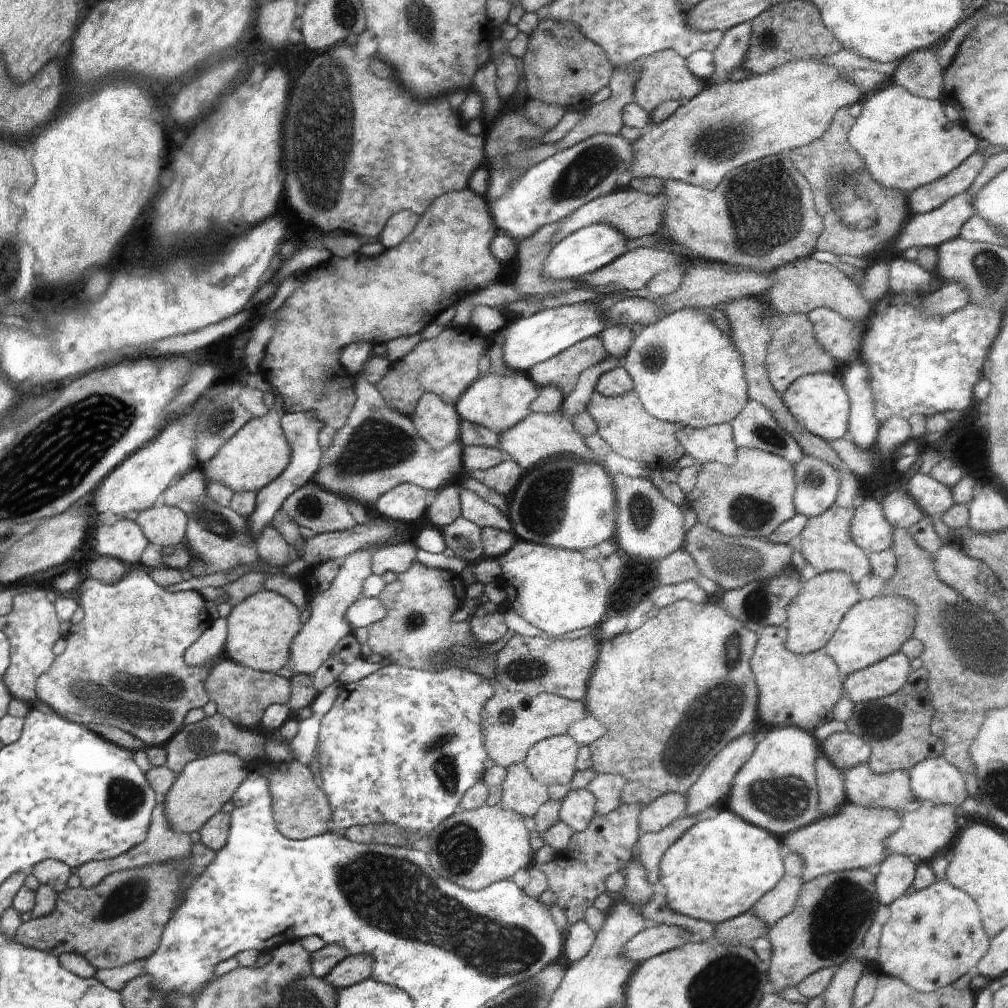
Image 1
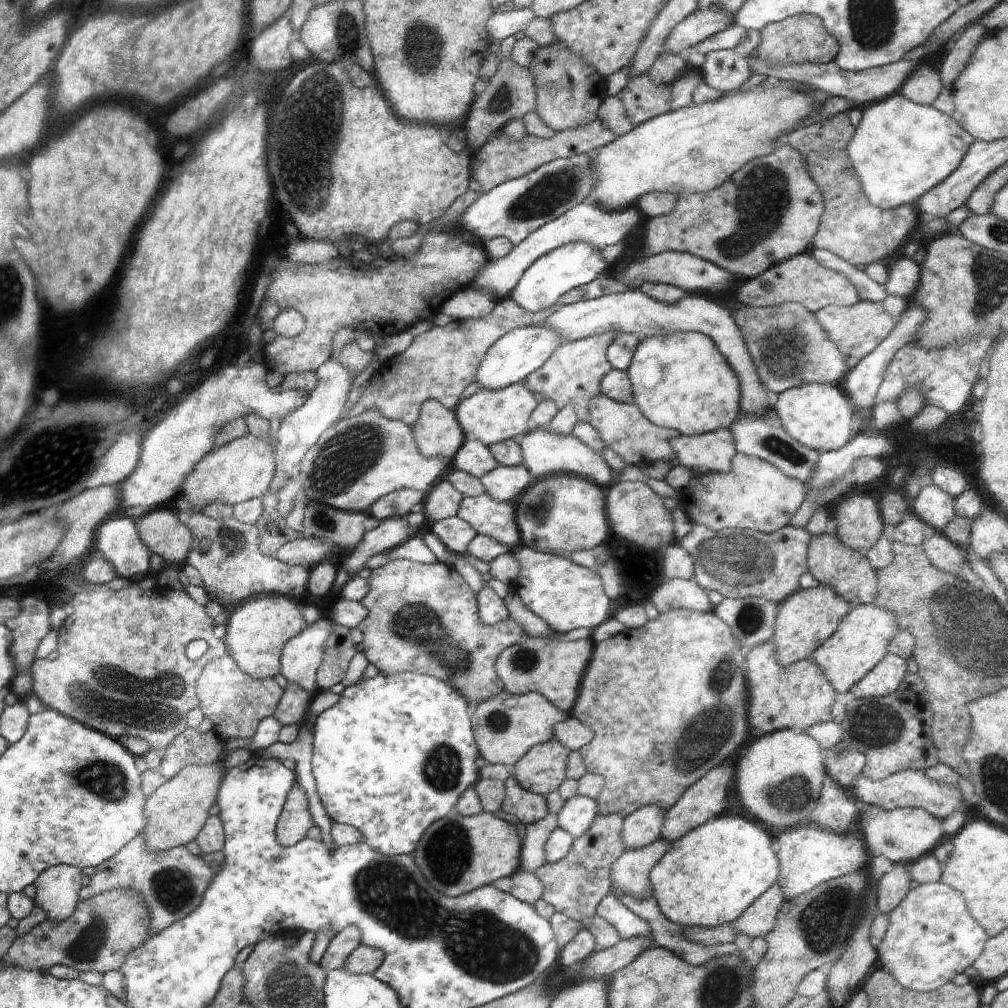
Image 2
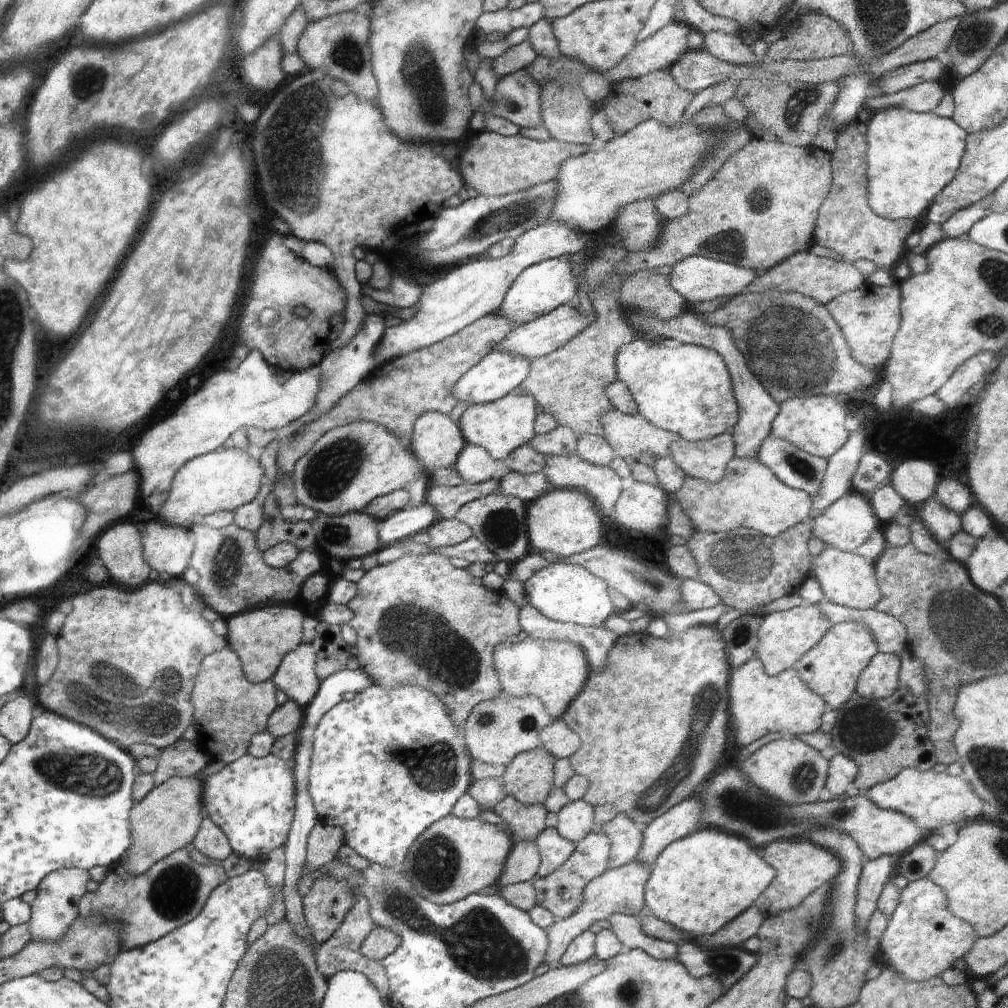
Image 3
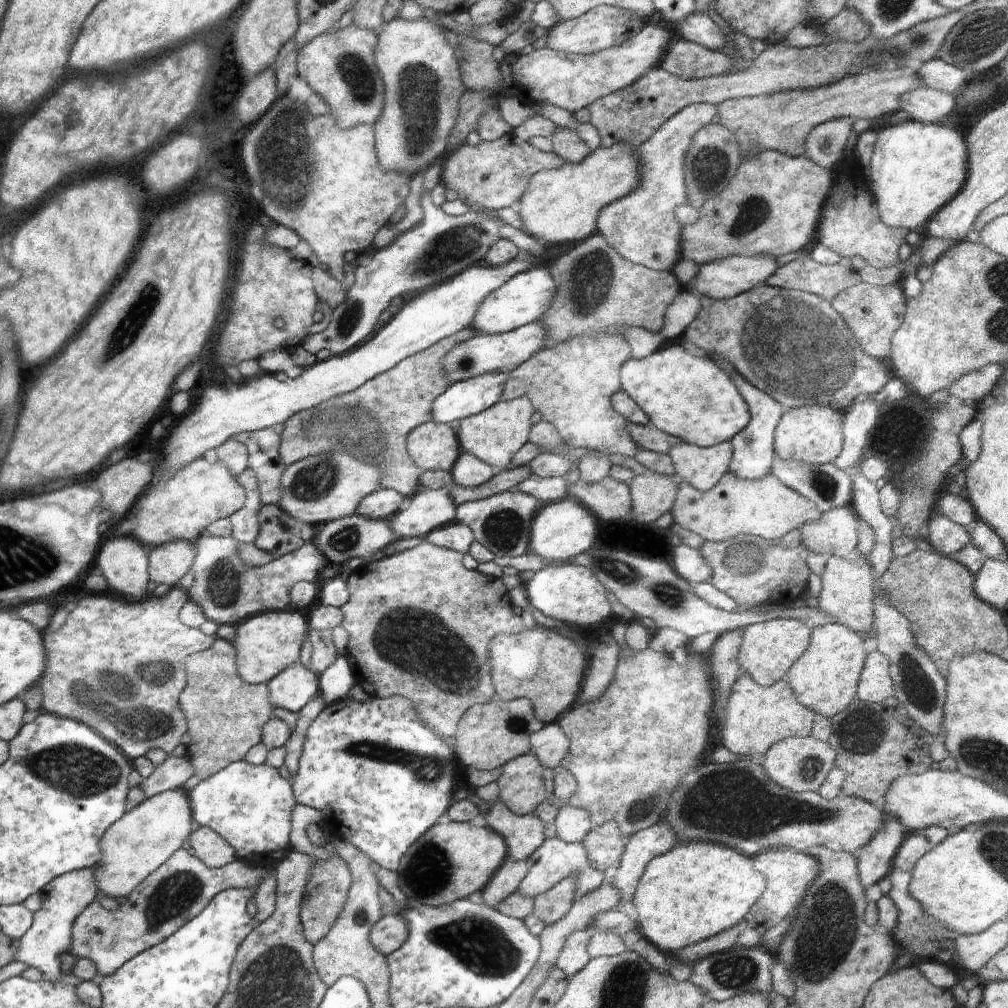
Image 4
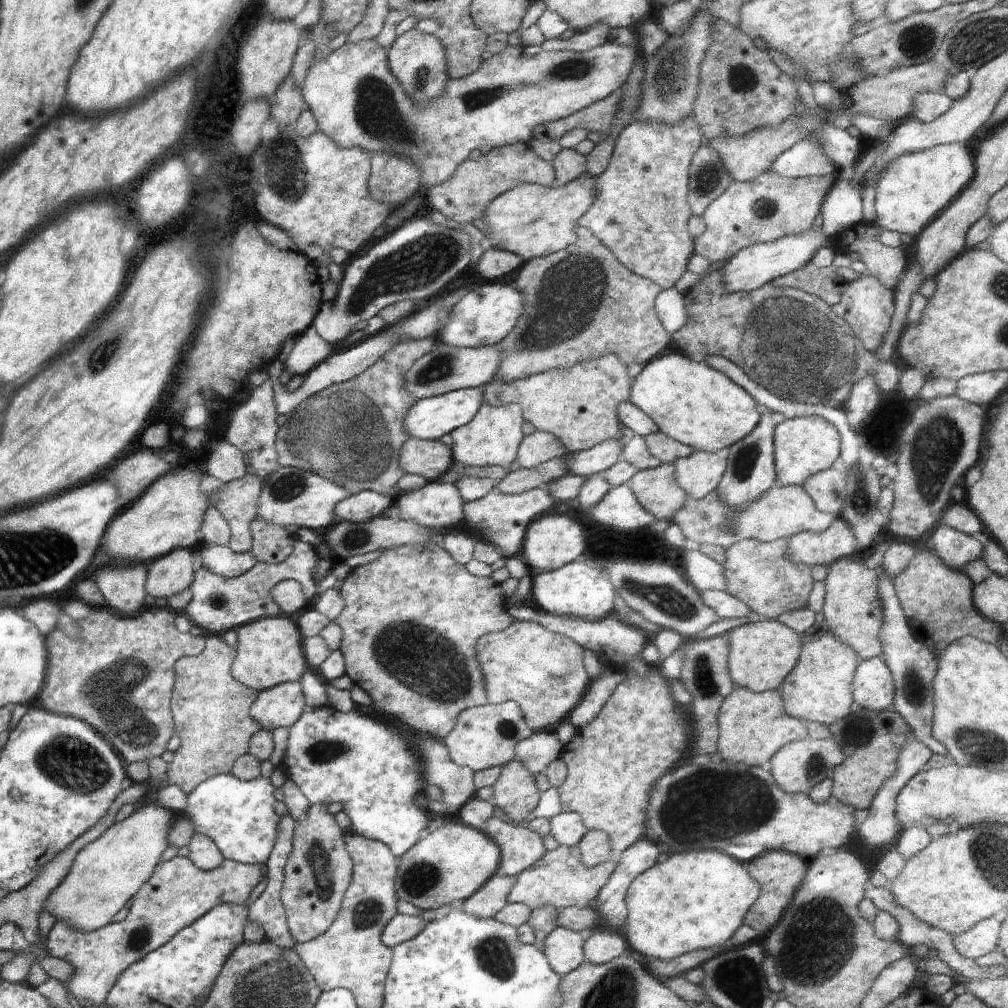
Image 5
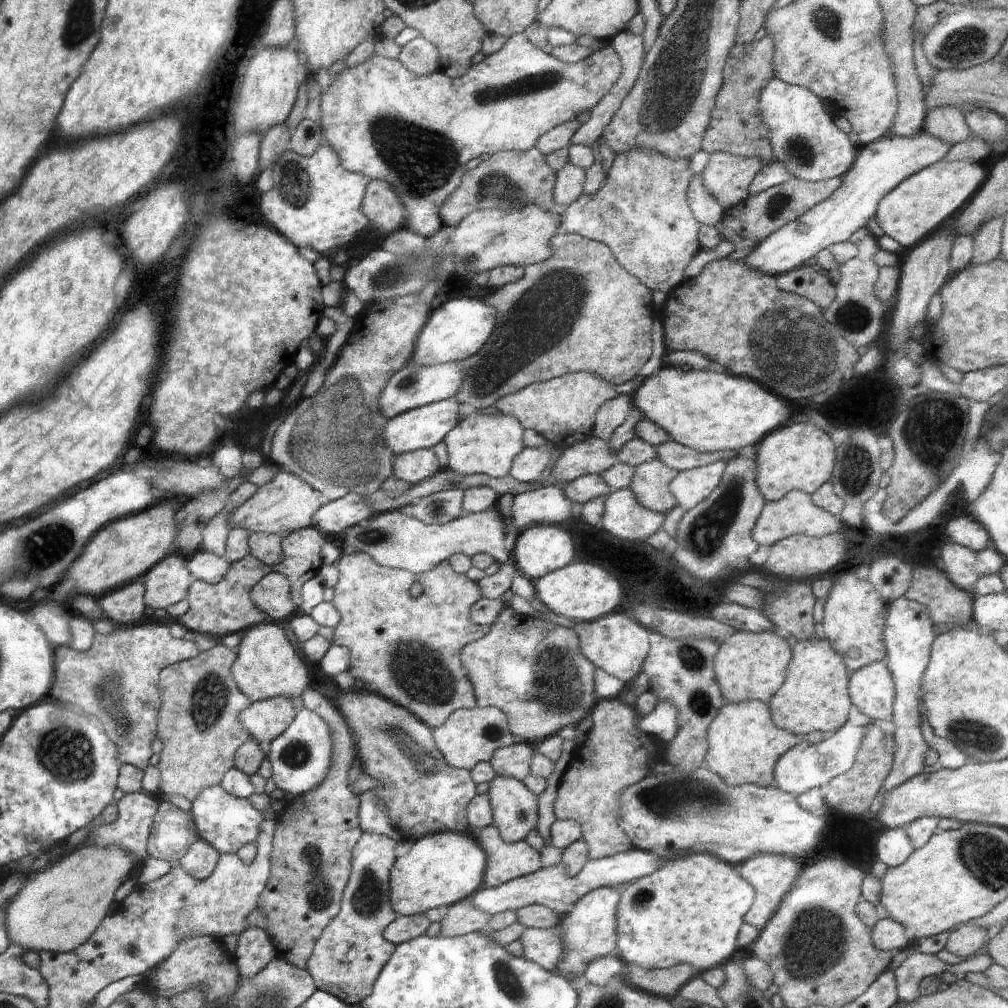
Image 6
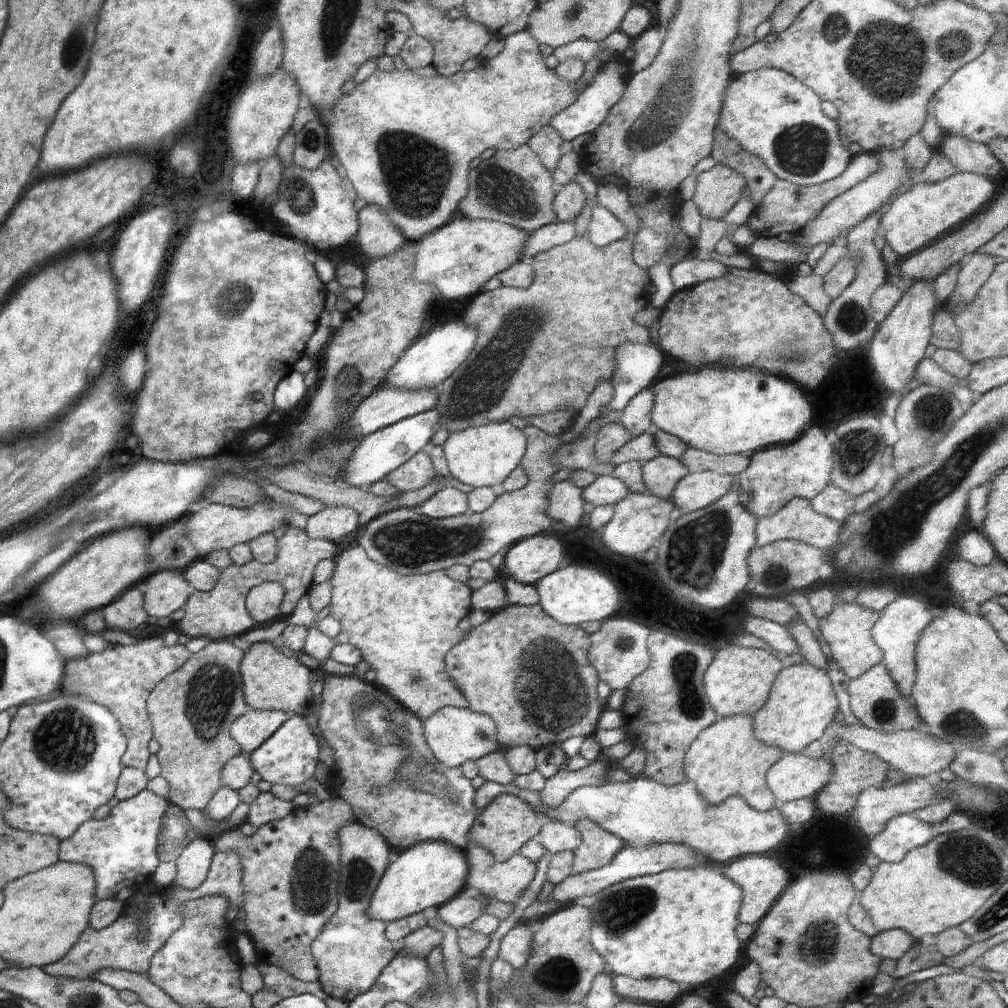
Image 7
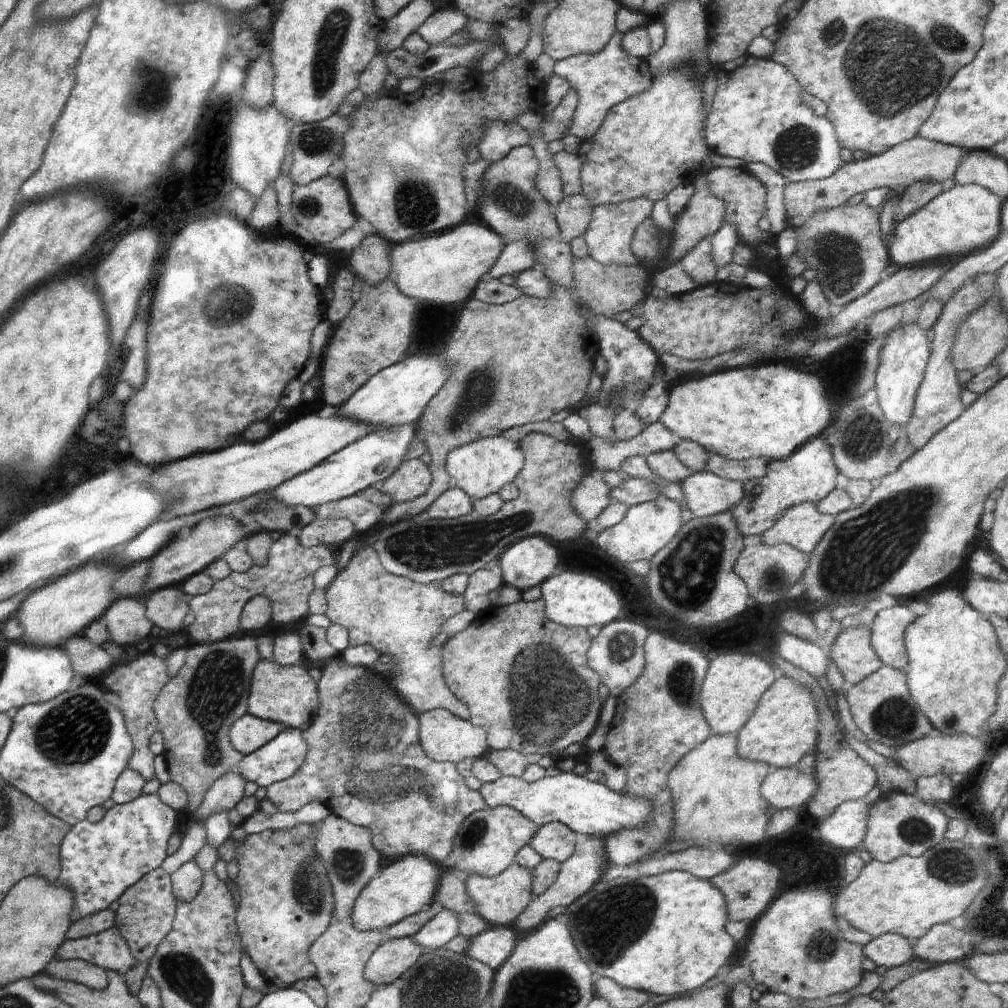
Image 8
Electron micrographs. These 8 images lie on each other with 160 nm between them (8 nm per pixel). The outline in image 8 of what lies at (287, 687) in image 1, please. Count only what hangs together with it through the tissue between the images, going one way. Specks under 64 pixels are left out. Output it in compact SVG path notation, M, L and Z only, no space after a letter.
M234 636L215 643L192 644L186 657L186 664L178 670L171 682L164 686L156 698L156 716L159 729L164 736L163 756L172 782L181 786L187 794L187 812L193 815L203 804L208 790L228 771L236 770L243 760L231 743L229 732L232 723L250 710L247 708L251 694L251 680L254 668L262 658L258 650L258 638Z

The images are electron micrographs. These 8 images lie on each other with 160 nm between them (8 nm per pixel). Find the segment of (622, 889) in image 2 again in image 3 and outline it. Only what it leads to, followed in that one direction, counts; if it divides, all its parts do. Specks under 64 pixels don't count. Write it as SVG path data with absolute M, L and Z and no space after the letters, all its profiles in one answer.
M632 861L619 867L610 867L600 876L593 878L584 887L582 906L567 919L557 919L551 928L547 930L549 947L542 971L560 966L560 957L568 944L570 944L570 941L581 932L588 931L593 922L608 920L614 913L639 915L646 911L645 884L650 878L651 868L652 866L649 867L646 863Z

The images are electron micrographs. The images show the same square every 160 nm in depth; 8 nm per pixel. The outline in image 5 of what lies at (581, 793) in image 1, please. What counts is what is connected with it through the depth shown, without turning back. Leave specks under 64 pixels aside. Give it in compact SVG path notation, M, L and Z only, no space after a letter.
M561 811L553 816L549 823L551 824L552 836L556 842L567 847L576 847L588 831L579 812Z

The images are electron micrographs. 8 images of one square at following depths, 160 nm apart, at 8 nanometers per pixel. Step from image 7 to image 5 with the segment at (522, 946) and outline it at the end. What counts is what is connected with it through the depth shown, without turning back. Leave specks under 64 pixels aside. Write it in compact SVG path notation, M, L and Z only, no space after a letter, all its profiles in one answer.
M556 927L544 940L544 954L555 971L564 976L584 962L585 938L573 930Z

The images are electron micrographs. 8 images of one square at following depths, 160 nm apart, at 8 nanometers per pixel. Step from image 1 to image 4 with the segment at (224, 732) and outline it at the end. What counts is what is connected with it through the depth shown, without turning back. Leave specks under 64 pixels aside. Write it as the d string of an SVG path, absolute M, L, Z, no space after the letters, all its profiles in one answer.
M167 753L162 764L155 766L154 772L142 780L140 786L147 797L168 789L183 789L184 782L193 775L193 766L188 756L174 756Z

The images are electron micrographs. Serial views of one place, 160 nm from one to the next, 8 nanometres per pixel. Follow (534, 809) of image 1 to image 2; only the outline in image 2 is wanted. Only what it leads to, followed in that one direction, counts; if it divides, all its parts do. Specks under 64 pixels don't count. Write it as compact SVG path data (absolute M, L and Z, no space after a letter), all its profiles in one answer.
M515 778L505 780L505 797L501 810L514 814L523 824L539 822L548 811L548 796L524 788Z

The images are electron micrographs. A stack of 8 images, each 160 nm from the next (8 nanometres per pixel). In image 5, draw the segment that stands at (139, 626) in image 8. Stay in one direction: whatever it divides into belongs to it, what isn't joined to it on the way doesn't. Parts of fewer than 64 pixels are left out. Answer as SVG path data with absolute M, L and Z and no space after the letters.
M146 565L104 566L98 574L98 590L110 608L118 615L138 614L146 600L144 584Z

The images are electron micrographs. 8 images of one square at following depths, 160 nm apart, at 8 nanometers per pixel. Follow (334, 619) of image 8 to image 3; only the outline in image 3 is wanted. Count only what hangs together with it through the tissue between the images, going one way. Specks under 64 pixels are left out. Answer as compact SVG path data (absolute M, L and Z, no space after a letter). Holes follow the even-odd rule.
M428 553L425 555L418 556L402 556L400 560L396 560L396 562L392 562L392 564L388 563L385 565L374 566L372 569L367 570L363 578L357 582L358 594L350 600L347 604L353 611L354 616L352 620L349 622L349 625L354 628L357 632L357 644L354 647L353 651L356 657L359 660L359 669L366 673L368 676L372 677L376 682L378 680L382 680L382 678L386 678L386 676L396 676L396 682L398 682L398 678L404 682L406 678L410 678L408 682L412 682L412 684L416 684L416 682L424 682L424 684L428 684L426 688L430 688L432 692L436 692L442 700L444 700L444 704L448 704L448 708L452 711L452 716L455 719L456 723L462 723L464 720L467 720L468 716L471 715L470 710L478 704L478 702L483 703L484 701L495 699L502 692L502 682L499 680L498 670L495 668L494 654L495 651L504 644L504 642L514 642L516 640L516 618L518 618L518 608L512 604L512 601L507 600L504 593L502 595L502 591L500 589L497 591L492 591L491 589L486 588L483 584L483 580L478 578L474 578L468 572L468 570L458 570L457 567L454 567L450 563L450 558L445 557L444 555L440 555L438 553ZM426 650L430 652L430 662L426 662L428 658L426 658ZM394 656L404 656L404 662L406 664L402 664L402 662L398 662ZM408 656L408 658L406 658ZM412 656L416 656L416 658L420 658L422 660L422 664L414 664L412 666ZM390 660L394 660L394 662L390 662ZM389 668L394 668L392 670L392 674L388 672ZM420 678L420 680L418 680ZM436 684L436 686L434 686Z

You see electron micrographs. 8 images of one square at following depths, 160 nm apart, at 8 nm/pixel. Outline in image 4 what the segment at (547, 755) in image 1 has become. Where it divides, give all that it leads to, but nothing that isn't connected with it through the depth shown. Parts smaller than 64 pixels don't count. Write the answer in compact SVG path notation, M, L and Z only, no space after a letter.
M526 753L512 759L501 768L497 783L500 789L499 800L512 812L520 815L532 815L536 807L549 797L545 781L546 766L534 753Z

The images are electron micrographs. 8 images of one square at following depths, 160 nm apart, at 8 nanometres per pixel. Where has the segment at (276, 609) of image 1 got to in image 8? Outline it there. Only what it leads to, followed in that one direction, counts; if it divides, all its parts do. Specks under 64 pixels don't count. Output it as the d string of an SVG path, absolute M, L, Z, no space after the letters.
M260 658L258 666L254 668L251 680L251 694L247 708L252 716L260 719L276 721L286 727L303 731L312 722L312 716L319 710L318 688L315 679L310 678L299 663L281 665L270 659Z

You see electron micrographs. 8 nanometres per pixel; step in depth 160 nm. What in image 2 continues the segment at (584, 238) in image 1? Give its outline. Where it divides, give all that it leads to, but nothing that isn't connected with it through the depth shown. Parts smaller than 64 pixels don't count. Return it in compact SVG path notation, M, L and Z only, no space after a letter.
M584 241L558 247L527 268L526 274L522 276L514 290L510 292L511 299L520 308L527 309L528 312L534 314L550 309L558 302L560 296L568 290L585 285L596 278L600 278L604 273L610 272L610 268L613 266L602 257L601 250Z

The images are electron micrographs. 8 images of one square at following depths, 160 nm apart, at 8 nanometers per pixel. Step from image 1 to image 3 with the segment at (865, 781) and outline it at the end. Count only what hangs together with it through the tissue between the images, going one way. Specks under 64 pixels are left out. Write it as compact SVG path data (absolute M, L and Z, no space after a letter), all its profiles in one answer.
M908 767L903 768L894 778L875 784L869 788L866 795L876 806L901 812L916 821L916 824L929 834L943 824L959 823L976 820L980 817L984 802L976 796L971 784L961 776L953 777L948 773L919 771Z

